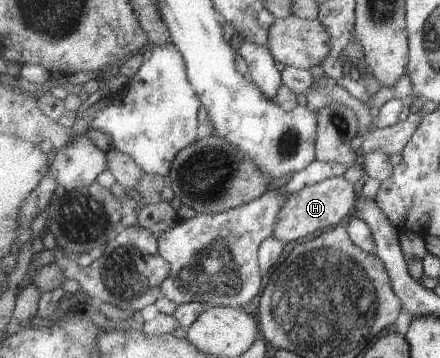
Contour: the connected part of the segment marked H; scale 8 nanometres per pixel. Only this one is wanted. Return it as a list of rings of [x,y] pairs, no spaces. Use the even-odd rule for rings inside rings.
[[[341,175],[341,177],[331,177],[331,179],[325,179],[321,183],[303,187],[301,191],[293,193],[287,199],[285,207],[281,209],[273,237],[281,239],[285,243],[291,243],[291,241],[297,241],[301,237],[311,235],[315,231],[321,231],[321,229],[327,229],[333,225],[339,226],[343,217],[349,217],[356,211],[360,186],[360,183],[346,181]]]

